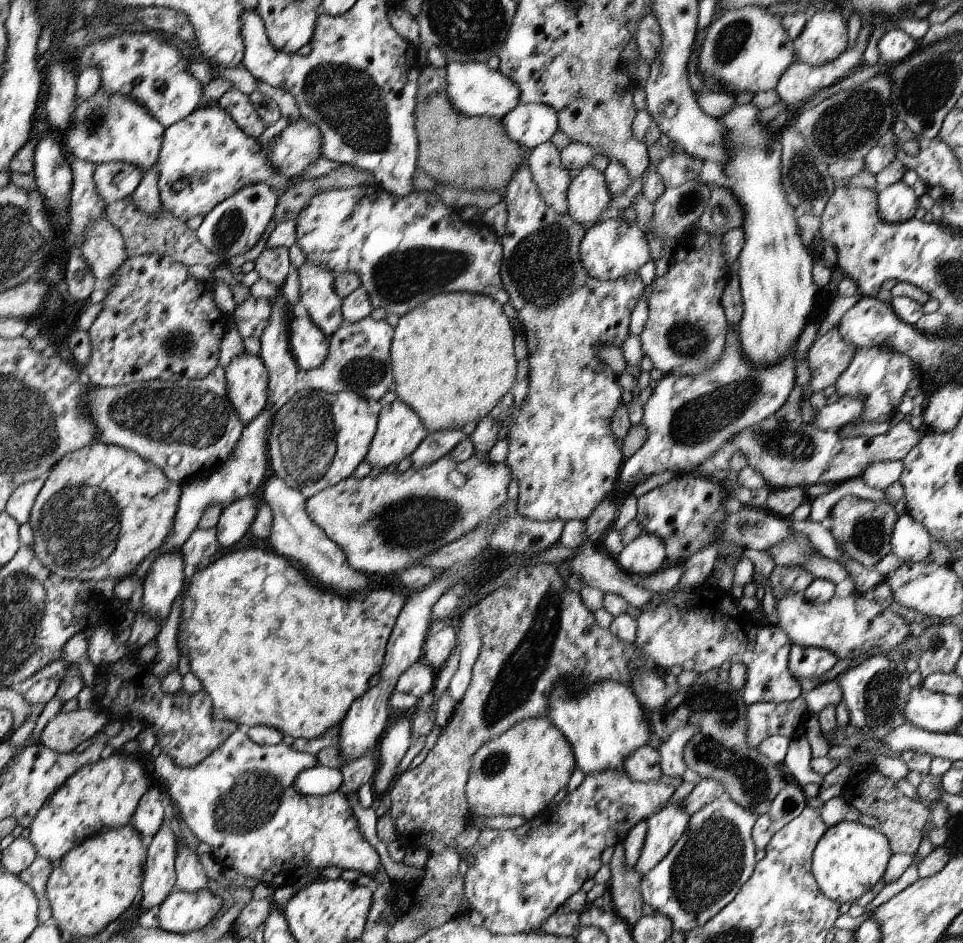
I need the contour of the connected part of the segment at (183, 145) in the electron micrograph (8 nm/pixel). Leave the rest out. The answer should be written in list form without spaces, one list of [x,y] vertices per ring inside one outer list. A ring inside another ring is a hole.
[[[212,101],[208,107],[200,107],[188,115],[186,119],[179,120],[166,129],[162,138],[158,169],[158,188],[161,205],[164,210],[171,212],[182,221],[187,221],[194,216],[210,214],[216,206],[230,199],[238,191],[248,185],[266,183],[280,193],[287,188],[289,180],[277,168],[269,164],[266,152],[261,148],[258,140],[248,136],[235,123],[235,119],[225,110],[220,108],[218,101]]]

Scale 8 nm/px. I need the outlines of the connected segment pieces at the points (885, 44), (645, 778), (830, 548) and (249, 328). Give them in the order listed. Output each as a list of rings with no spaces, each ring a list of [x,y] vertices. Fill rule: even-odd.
[[[892,25],[878,42],[878,52],[882,65],[893,65],[906,60],[916,50],[916,40],[905,31]]]
[[[649,745],[639,748],[634,755],[628,757],[625,772],[634,781],[648,782],[660,780],[663,774],[659,766],[659,752]]]
[[[812,520],[794,521],[794,533],[804,534],[816,547],[816,550],[829,558],[841,563],[842,550],[837,546],[837,540],[833,537],[829,528],[829,521],[814,522]]]
[[[250,296],[235,308],[231,320],[236,322],[237,330],[244,339],[250,336],[260,339],[264,329],[269,325],[271,314],[270,302]]]

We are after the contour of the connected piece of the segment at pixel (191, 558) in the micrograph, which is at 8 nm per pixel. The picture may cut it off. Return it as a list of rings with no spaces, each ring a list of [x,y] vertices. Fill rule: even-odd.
[[[216,527],[194,529],[194,532],[188,537],[181,550],[187,570],[193,570],[202,560],[209,559],[219,550],[219,546]]]

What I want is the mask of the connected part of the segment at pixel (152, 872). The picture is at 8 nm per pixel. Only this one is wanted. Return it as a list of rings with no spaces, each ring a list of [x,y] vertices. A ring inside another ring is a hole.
[[[169,802],[167,819],[164,820],[163,827],[159,828],[158,834],[149,843],[148,862],[141,892],[141,903],[147,910],[158,908],[170,895],[172,886],[178,884],[175,871],[175,860],[178,858],[176,836],[168,826],[172,816],[177,816],[177,812]]]

